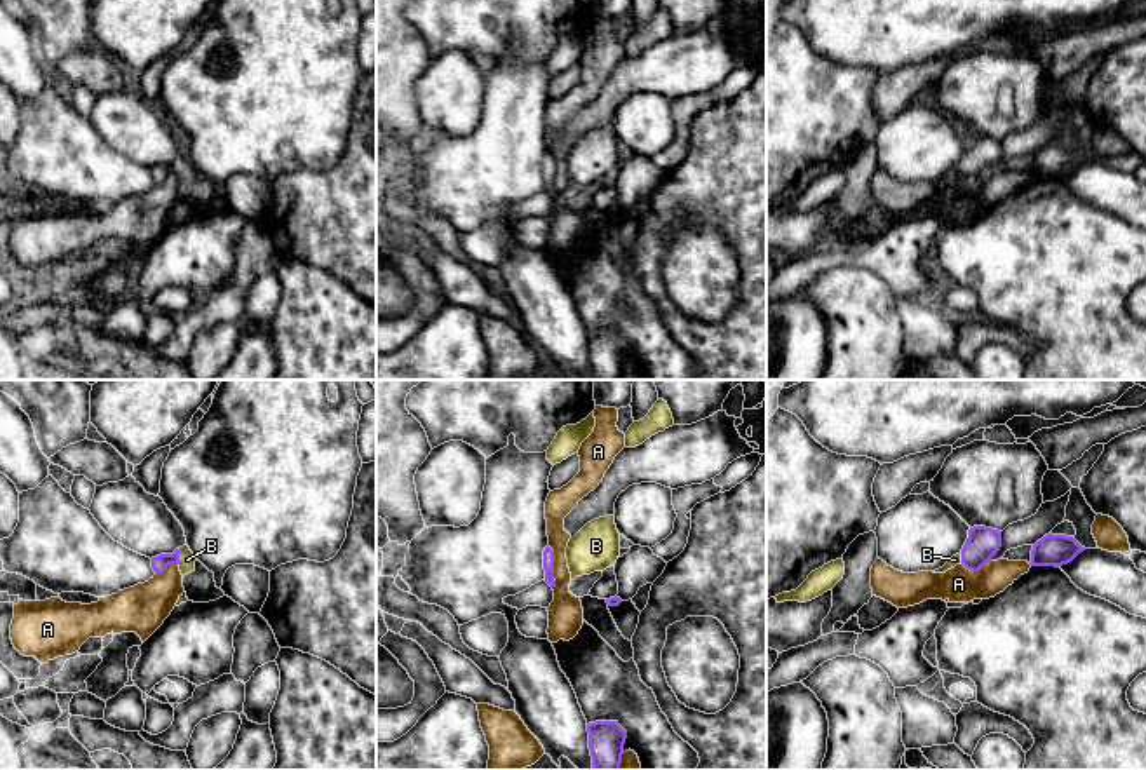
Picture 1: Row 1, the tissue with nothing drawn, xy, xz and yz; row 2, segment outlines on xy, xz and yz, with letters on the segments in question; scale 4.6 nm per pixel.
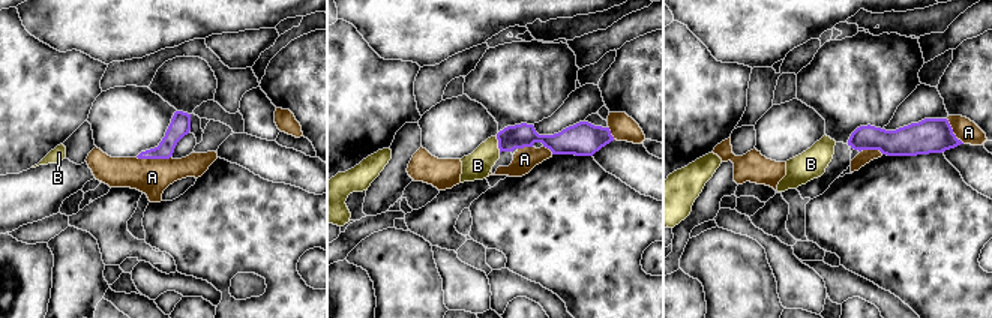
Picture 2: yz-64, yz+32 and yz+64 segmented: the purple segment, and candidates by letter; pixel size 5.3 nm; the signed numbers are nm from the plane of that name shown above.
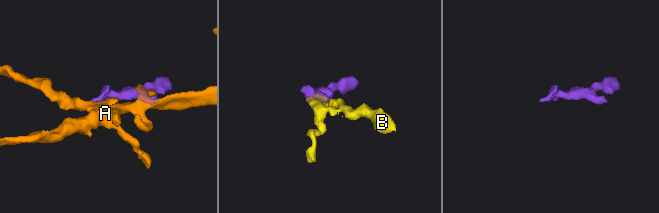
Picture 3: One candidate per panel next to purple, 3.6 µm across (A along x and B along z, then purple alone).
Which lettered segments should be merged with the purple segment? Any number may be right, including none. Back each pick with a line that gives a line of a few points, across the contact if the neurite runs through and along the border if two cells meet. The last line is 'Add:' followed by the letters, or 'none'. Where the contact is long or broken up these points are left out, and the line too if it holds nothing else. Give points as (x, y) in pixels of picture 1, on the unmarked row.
B: line xy (159, 173), (178, 166), (187, 169)
Add: B

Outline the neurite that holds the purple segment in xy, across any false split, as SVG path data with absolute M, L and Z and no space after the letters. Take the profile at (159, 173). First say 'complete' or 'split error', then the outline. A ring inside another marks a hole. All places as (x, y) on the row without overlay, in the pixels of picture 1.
split error; M185 153L183 157L176 159L172 164L160 164L152 167L152 178L155 185L160 185L167 179L169 174L178 174L181 185L188 185L195 181L195 171L197 167L190 160L190 157Z

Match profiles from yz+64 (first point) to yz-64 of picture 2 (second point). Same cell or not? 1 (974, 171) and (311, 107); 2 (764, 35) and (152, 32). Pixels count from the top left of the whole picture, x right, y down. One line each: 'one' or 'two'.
1: two
2: one

